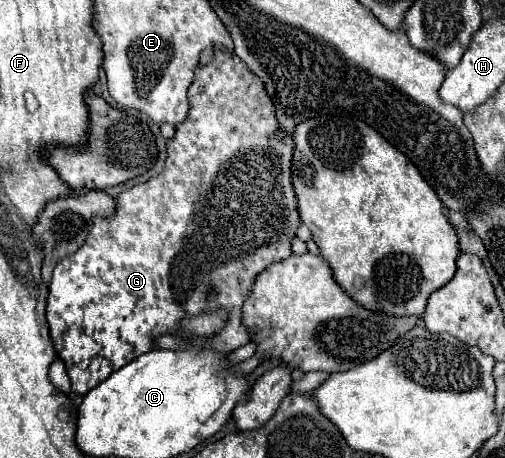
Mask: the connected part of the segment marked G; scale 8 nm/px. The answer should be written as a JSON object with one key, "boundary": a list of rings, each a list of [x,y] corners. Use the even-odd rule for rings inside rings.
{"boundary":[[[214,48],[212,62],[196,66],[196,76],[194,76],[190,90],[188,90],[188,102],[190,102],[188,120],[184,120],[184,124],[176,126],[176,134],[172,136],[172,140],[168,144],[168,160],[166,160],[164,170],[156,178],[152,178],[144,184],[138,184],[138,186],[122,192],[120,196],[116,196],[118,212],[112,218],[96,218],[84,246],[80,250],[76,250],[72,256],[66,256],[64,260],[60,260],[54,268],[54,274],[52,274],[52,280],[48,286],[46,320],[50,326],[50,336],[54,340],[56,354],[64,360],[66,372],[72,380],[72,390],[76,394],[90,392],[100,382],[104,382],[106,376],[120,370],[122,366],[126,366],[128,362],[132,362],[140,354],[152,350],[154,348],[152,340],[156,336],[174,334],[178,330],[178,322],[182,318],[190,318],[190,316],[196,316],[202,312],[226,310],[230,314],[228,326],[212,338],[212,344],[210,344],[212,348],[218,348],[222,352],[234,352],[236,348],[248,344],[252,340],[252,330],[244,328],[244,324],[242,324],[242,304],[248,300],[256,276],[262,270],[266,270],[270,264],[280,262],[292,254],[292,240],[296,238],[296,230],[302,224],[302,220],[298,216],[298,208],[296,208],[296,194],[292,188],[294,138],[290,134],[278,136],[280,124],[276,120],[274,104],[264,88],[264,82],[258,76],[252,76],[252,72],[248,72],[248,66],[236,54],[224,52],[224,48]]]}

